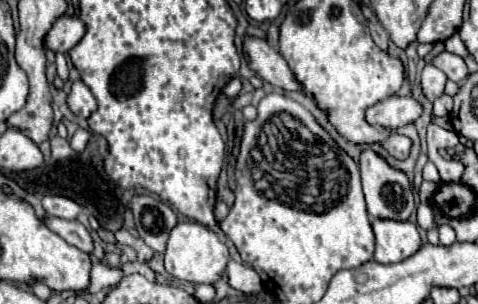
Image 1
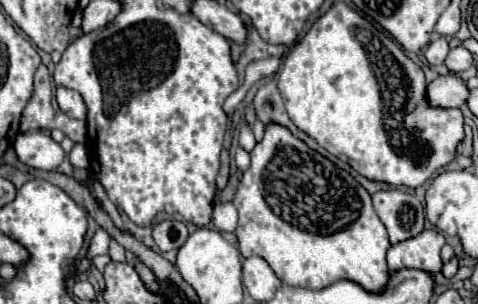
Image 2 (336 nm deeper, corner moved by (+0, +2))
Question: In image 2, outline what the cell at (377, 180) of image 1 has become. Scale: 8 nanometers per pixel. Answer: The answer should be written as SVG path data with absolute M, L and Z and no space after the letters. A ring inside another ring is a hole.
M401 189L377 191L373 195L373 207L391 243L405 241L423 231L423 205L413 193Z

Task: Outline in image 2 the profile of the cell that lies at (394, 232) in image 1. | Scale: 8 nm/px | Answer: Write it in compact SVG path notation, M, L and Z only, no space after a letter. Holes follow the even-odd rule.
M425 229L417 237L411 237L409 241L401 241L397 245L391 245L387 251L387 265L391 271L413 267L429 271L431 275L437 273L443 263L439 257L441 247L445 245L445 239L435 229Z

